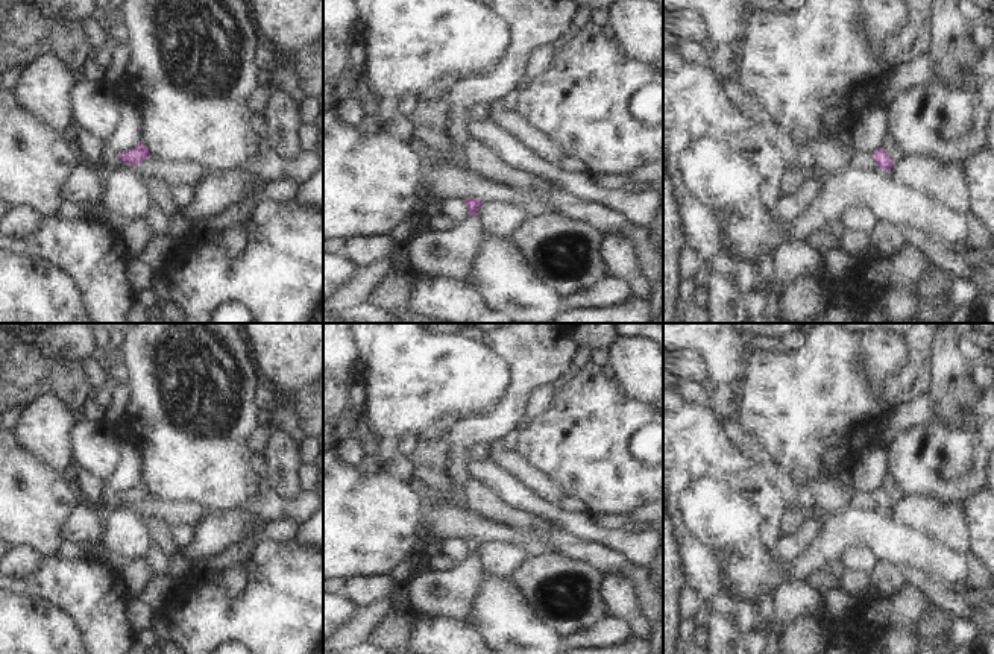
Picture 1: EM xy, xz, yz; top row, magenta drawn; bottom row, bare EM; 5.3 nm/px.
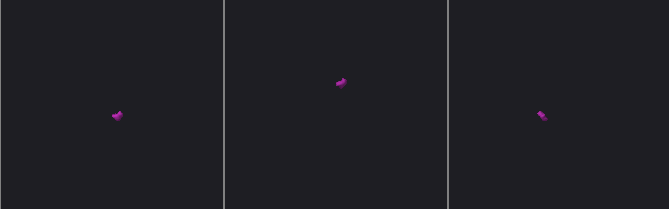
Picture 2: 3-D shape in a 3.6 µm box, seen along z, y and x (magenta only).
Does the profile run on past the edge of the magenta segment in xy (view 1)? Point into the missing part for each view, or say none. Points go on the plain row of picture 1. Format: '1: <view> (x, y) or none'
1: none

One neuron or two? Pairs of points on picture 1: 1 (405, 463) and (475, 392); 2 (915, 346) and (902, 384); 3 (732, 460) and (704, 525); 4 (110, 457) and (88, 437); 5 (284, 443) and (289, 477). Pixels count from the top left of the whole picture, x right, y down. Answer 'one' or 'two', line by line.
1: two
2: one
3: two
4: one
5: one

